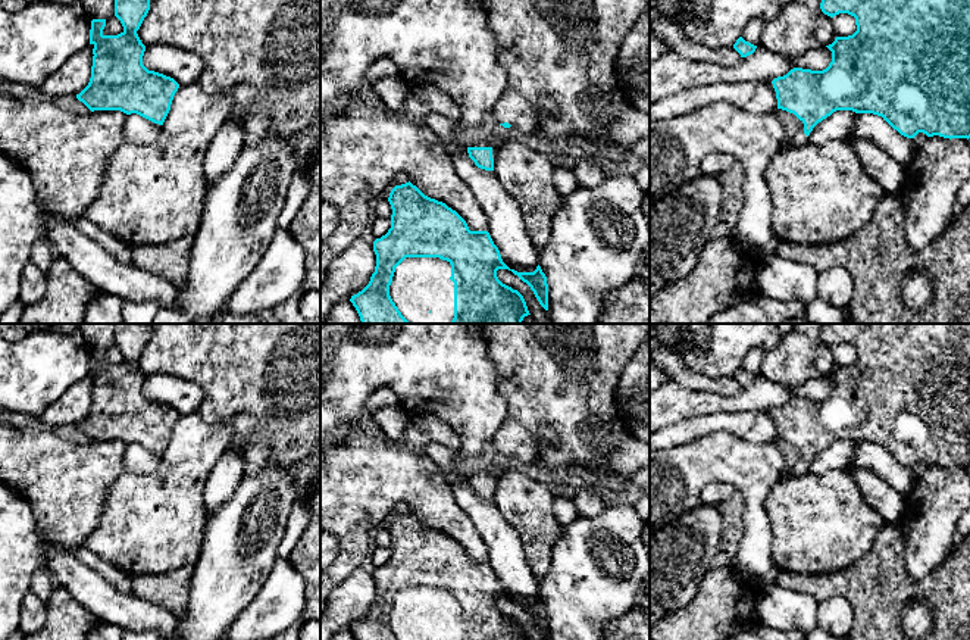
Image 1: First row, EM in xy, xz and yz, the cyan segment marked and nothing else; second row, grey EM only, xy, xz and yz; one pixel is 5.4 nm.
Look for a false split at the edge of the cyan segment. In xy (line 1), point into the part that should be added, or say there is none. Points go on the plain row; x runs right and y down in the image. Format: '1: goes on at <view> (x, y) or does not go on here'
1: does not go on here

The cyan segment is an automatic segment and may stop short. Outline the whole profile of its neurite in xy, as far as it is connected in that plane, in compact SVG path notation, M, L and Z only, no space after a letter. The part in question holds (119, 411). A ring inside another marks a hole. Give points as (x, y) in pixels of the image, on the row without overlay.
M113 324L115 346L121 350L123 360L118 365L104 365L106 349L93 349L90 374L93 378L93 396L88 415L76 424L91 441L121 440L126 444L137 443L154 453L163 455L179 413L163 403L148 400L143 394L146 375L137 360L150 340L147 324Z

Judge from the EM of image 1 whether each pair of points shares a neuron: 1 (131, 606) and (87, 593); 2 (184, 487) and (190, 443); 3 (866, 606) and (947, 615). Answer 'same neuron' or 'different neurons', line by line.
1: same neuron
2: same neuron
3: same neuron

